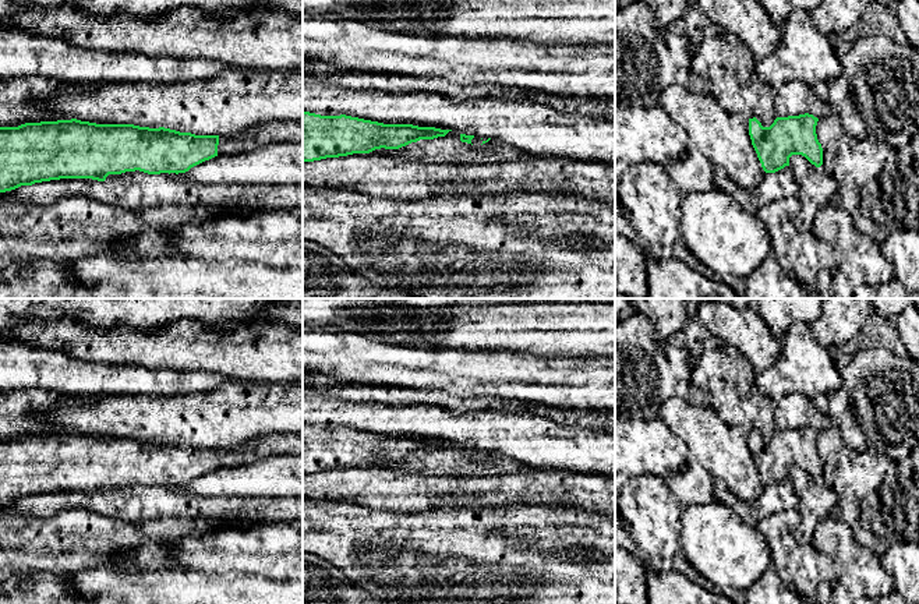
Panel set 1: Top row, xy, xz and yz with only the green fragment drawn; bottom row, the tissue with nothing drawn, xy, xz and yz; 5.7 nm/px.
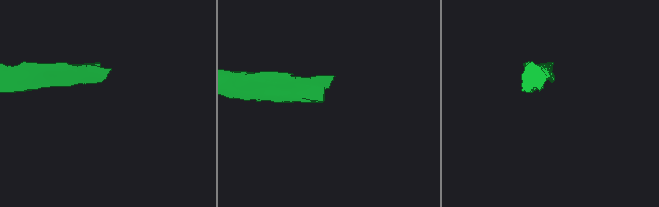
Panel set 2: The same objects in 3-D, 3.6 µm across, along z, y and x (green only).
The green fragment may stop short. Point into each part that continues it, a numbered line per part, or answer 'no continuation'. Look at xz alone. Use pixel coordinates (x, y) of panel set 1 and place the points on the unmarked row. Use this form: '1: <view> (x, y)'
no continuation

